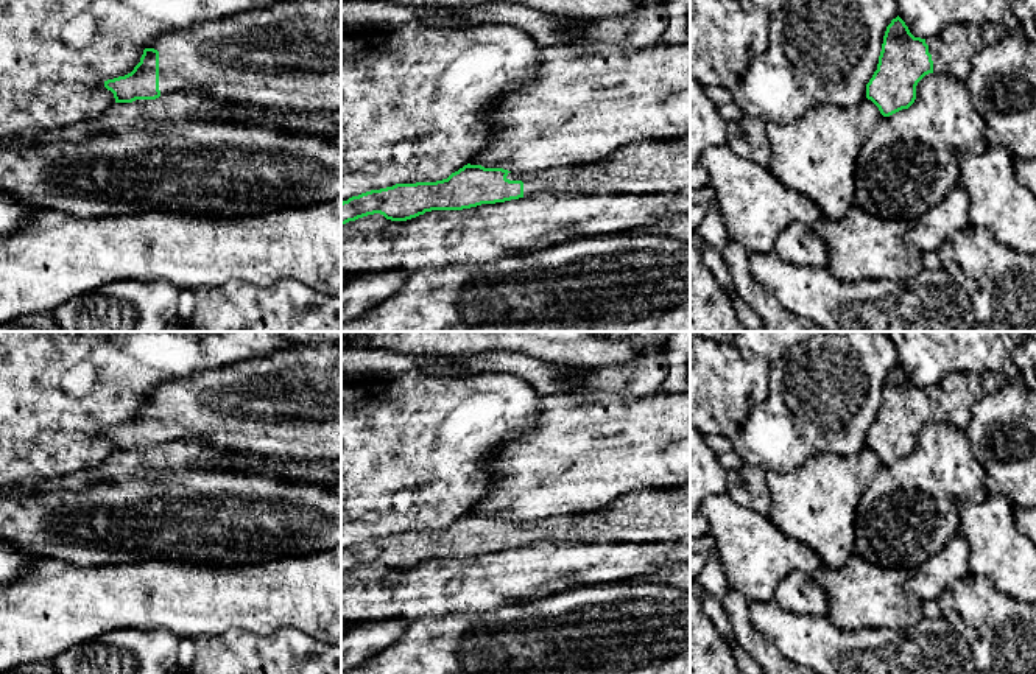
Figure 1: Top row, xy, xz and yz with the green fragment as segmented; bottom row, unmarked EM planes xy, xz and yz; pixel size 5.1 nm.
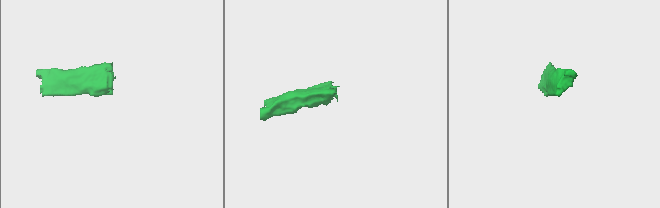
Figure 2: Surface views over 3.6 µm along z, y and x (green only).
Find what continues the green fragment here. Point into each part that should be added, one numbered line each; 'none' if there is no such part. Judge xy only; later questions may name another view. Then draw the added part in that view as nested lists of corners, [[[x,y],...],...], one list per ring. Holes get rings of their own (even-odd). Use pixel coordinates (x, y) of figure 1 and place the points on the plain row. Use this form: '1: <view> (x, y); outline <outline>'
1: xy (287, 405); outline [[[333,344],[287,347],[266,356],[201,370],[160,383],[150,397],[159,400],[160,444],[196,439],[224,455],[249,455],[291,462],[341,462],[341,349]]]

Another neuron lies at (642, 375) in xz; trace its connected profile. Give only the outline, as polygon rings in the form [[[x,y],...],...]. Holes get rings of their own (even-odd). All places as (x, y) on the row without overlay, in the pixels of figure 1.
[[[597,332],[606,339],[629,341],[639,352],[639,356],[623,363],[604,367],[581,367],[581,374],[573,383],[562,389],[572,397],[595,395],[653,395],[661,391],[668,364],[664,344],[671,332]]]

